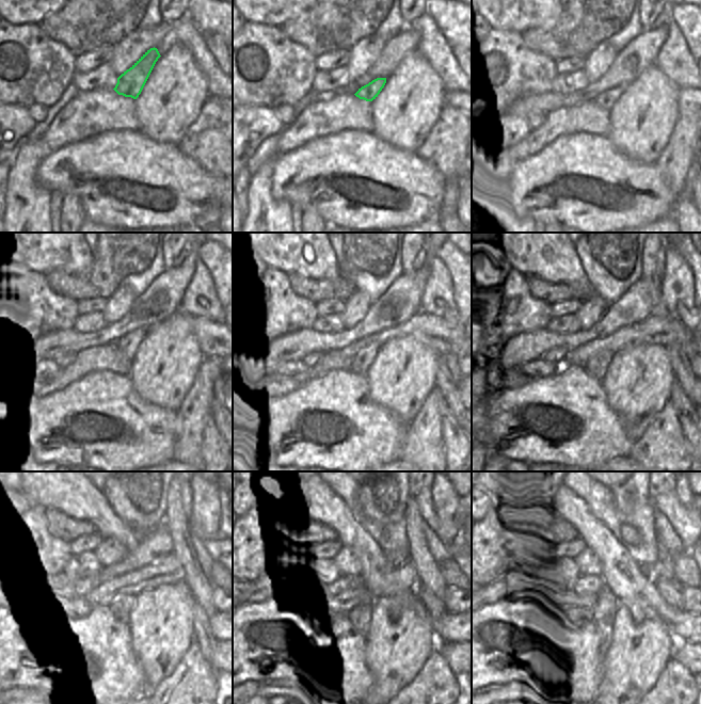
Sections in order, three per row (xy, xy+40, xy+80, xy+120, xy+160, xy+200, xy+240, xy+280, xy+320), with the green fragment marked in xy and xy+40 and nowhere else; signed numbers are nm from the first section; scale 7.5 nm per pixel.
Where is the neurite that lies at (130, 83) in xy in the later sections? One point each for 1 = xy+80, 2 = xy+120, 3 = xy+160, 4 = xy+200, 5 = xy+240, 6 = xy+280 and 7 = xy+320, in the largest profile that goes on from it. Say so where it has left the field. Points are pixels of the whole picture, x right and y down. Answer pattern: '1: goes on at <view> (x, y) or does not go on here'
1: goes on at xy+80 (606, 99)
2: goes on at xy+120 (128, 345)
3: goes on at xy+160 (361, 363)
4: goes on at xy+200 (598, 366)
5: goes on at xy+240 (121, 607)
6: goes on at xy+280 (360, 616)
7: goes on at xy+320 (604, 625)

